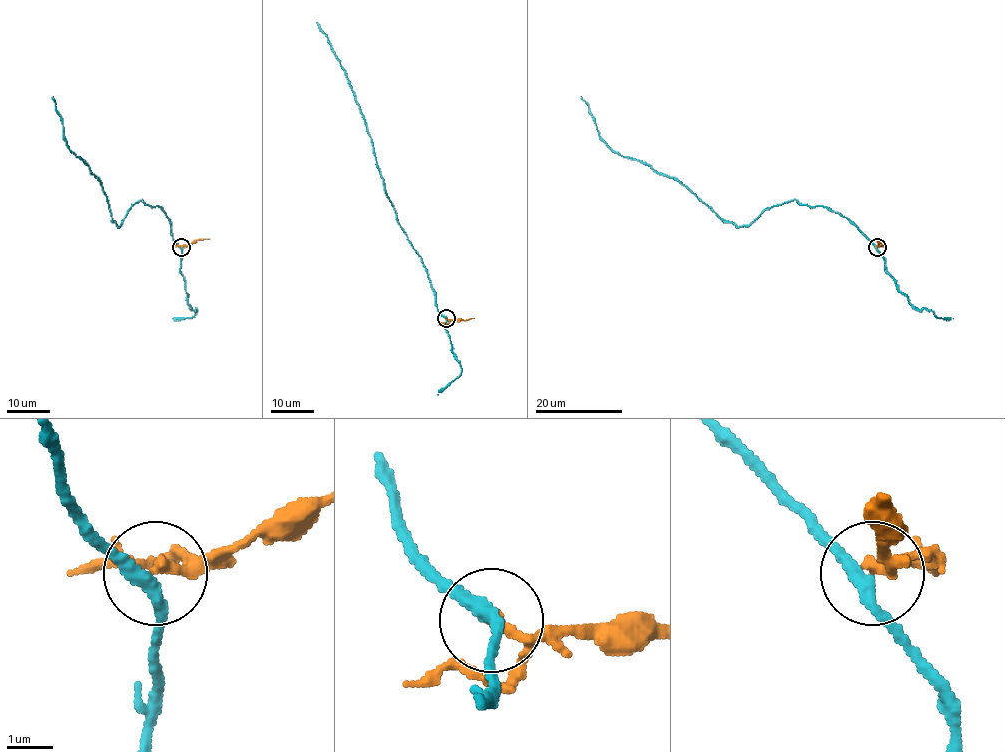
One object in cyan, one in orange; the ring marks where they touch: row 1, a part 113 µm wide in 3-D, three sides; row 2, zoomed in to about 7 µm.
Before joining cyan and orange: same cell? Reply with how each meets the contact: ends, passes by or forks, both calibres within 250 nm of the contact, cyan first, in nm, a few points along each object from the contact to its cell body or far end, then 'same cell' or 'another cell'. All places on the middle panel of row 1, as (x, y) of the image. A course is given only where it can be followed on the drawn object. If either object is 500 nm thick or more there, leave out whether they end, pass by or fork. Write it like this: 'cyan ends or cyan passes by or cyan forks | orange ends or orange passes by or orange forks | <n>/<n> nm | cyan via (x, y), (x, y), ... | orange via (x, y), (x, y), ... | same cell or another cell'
cyan passes by | orange passes by | 280/170 nm | cyan via (446, 318), (437, 308), (436, 292), (421, 256), (398, 221), (385, 190), (373, 142), (344, 69), (317, 22) | orange via (446, 318), (474, 318) | another cell

